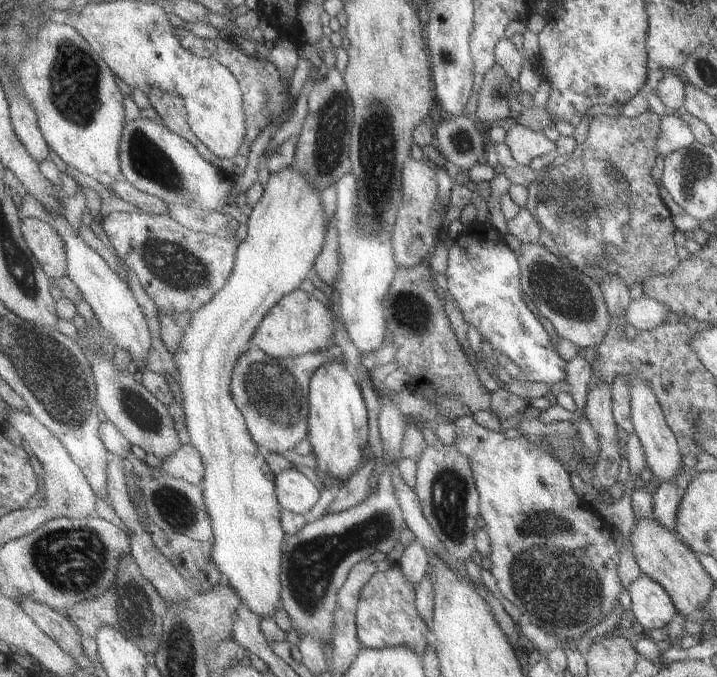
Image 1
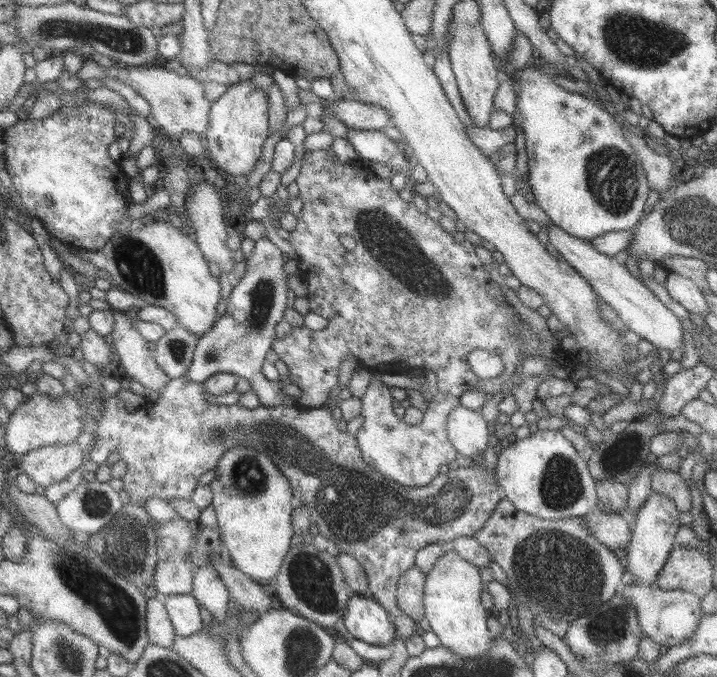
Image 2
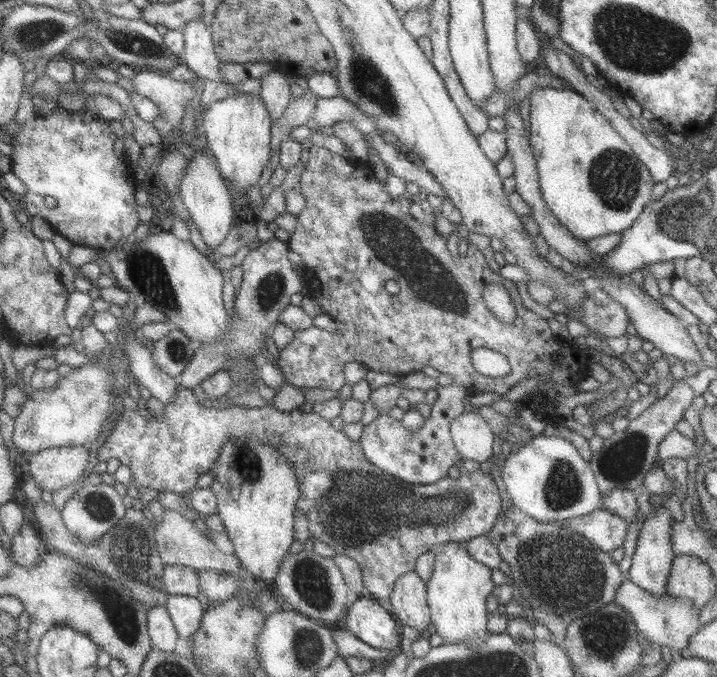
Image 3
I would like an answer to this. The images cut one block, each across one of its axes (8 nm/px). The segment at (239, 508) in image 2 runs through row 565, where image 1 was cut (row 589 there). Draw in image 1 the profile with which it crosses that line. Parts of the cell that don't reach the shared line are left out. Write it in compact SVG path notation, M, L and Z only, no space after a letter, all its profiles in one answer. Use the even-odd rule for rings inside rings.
M289 166L270 174L265 188L262 189L261 196L251 207L247 218L246 232L240 248L237 249L232 273L225 280L225 286L211 298L211 302L207 302L203 308L193 313L193 318L181 339L181 346L172 353L172 358L179 374L178 384L182 391L182 405L190 443L199 450L205 464L205 478L201 485L205 508L213 520L215 532L211 552L213 562L219 566L224 581L236 591L240 604L259 617L269 617L273 615L275 604L280 602L279 562L282 557L281 540L284 530L279 526L279 506L275 504L277 498L276 488L273 488L273 474L267 468L265 460L257 454L256 443L248 433L243 415L233 402L229 384L237 356L248 349L248 341L265 314L268 314L268 310L284 294L297 289L300 282L311 275L314 260L323 248L327 221L321 208L319 192L315 194L311 186L305 182L305 178Z

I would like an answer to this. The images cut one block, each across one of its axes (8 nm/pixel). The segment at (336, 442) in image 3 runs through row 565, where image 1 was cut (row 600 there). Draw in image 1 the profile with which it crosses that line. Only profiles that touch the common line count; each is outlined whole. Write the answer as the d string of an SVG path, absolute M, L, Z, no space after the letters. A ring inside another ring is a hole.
M397 564L385 572L373 572L371 578L361 586L355 609L355 630L362 648L409 648L422 654L430 641L429 627L419 618L415 610L413 586Z

